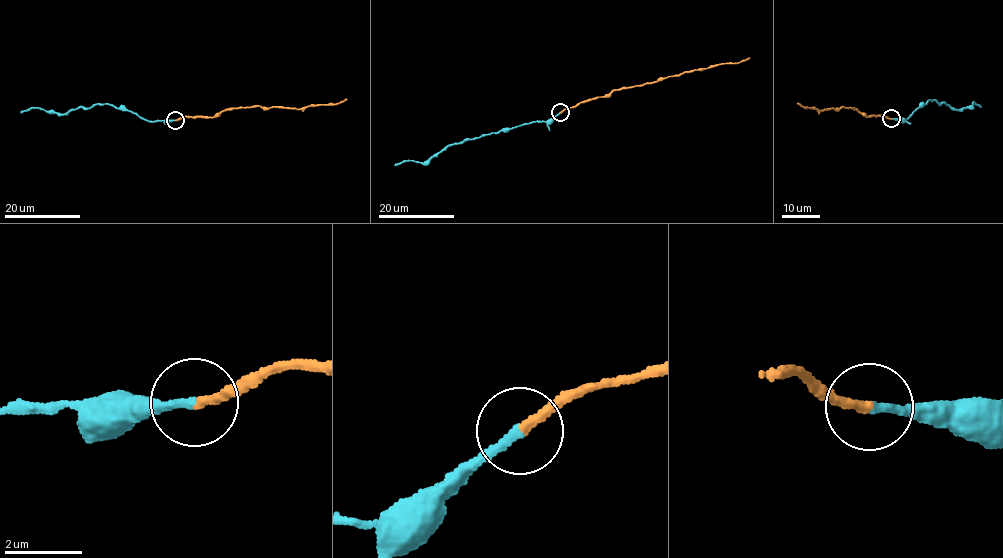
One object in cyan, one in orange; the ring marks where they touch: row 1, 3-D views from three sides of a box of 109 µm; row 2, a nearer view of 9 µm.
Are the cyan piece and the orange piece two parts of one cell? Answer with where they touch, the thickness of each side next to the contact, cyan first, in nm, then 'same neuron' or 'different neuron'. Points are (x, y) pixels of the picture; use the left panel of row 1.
at (175, 120); 240 nm thick on the cyan side, 240 nm on the other; same neuron

